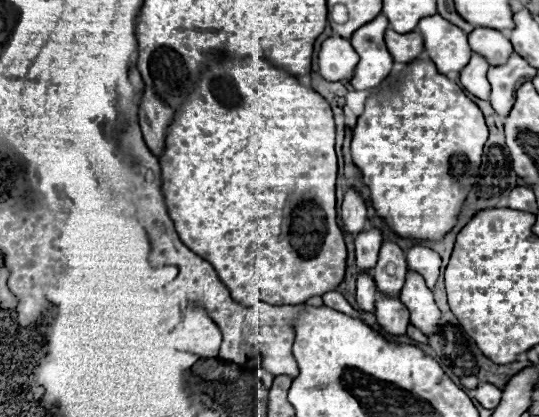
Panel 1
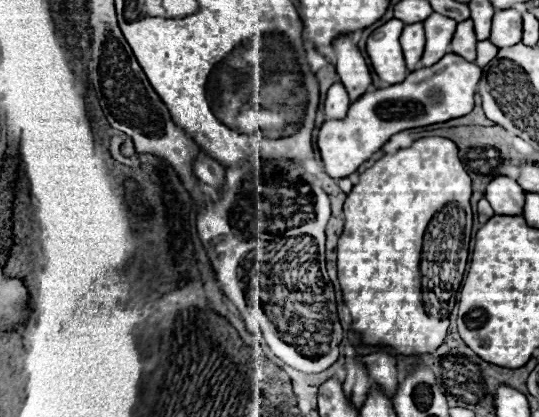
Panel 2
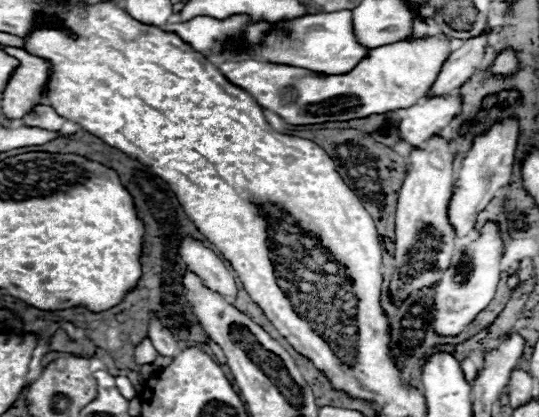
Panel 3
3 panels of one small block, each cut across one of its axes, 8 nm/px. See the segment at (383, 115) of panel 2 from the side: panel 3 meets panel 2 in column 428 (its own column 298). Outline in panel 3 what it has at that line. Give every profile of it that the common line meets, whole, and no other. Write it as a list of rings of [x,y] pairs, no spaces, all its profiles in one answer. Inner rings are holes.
[[[432,36],[416,42],[396,42],[372,48],[366,60],[360,60],[360,64],[346,74],[318,74],[298,66],[252,58],[222,62],[218,68],[234,86],[246,90],[262,108],[276,112],[288,124],[320,124],[410,108],[428,96],[448,52],[448,40],[444,36]]]

